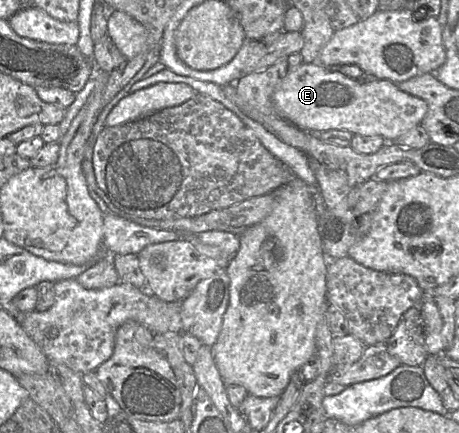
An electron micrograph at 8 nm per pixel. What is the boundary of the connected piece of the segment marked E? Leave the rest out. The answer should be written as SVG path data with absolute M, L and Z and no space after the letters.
M319 61L288 68L273 94L273 104L281 118L303 130L319 133L342 129L353 135L381 136L387 142L394 142L420 124L428 111L423 99L401 91L389 80L368 76L355 79L324 67Z

